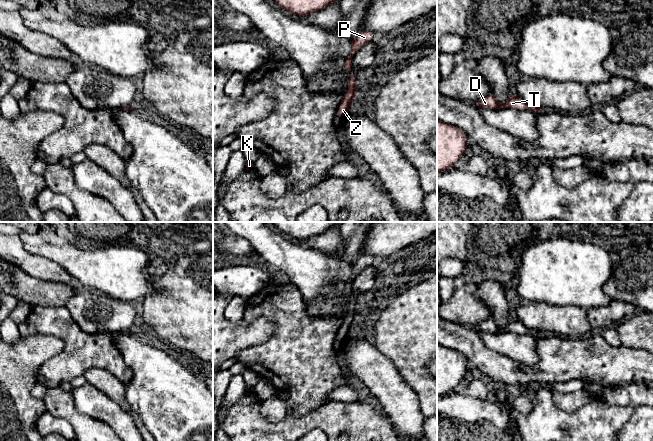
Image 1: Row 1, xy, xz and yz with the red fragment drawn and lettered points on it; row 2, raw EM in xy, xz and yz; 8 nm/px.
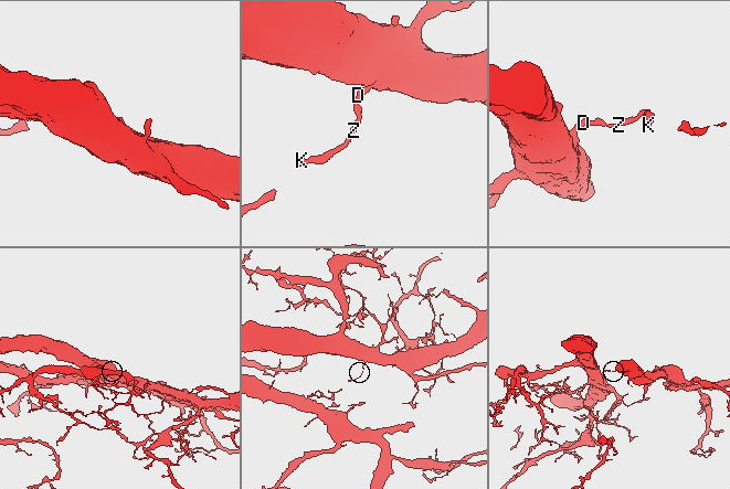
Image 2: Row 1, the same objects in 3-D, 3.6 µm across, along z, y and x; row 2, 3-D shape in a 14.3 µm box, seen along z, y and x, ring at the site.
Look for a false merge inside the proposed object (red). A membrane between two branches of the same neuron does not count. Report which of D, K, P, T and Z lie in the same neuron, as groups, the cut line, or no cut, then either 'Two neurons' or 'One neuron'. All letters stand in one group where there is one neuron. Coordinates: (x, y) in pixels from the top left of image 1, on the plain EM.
Groups: D K P T Z. No split. One neuron

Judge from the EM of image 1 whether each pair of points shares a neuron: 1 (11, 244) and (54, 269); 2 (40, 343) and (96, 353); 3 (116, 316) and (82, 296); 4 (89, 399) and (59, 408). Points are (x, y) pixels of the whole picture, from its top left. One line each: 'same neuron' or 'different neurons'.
1: same neuron
2: different neurons
3: same neuron
4: different neurons

